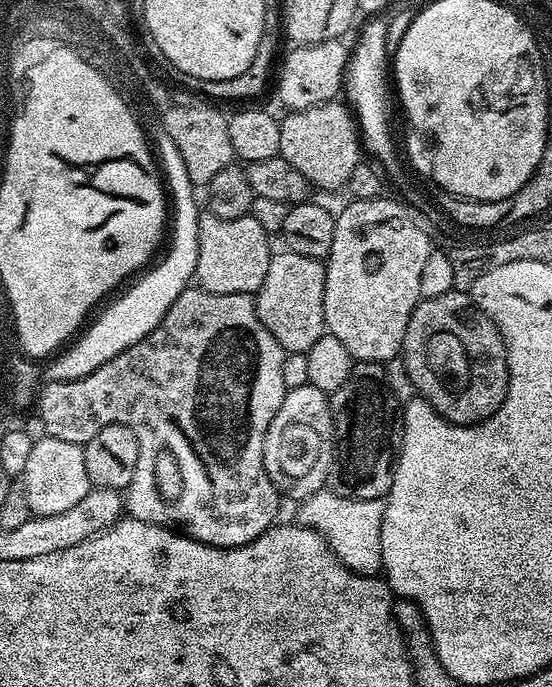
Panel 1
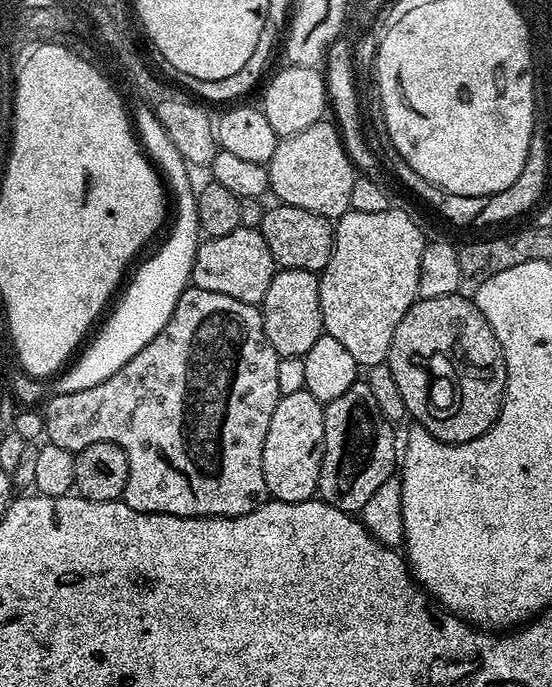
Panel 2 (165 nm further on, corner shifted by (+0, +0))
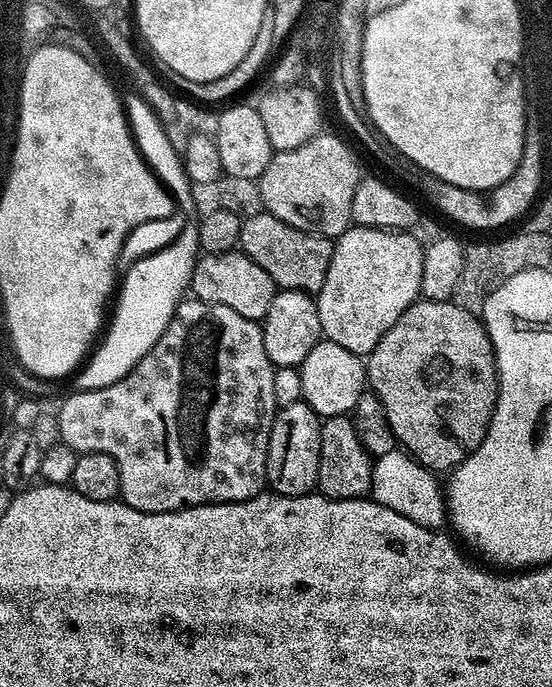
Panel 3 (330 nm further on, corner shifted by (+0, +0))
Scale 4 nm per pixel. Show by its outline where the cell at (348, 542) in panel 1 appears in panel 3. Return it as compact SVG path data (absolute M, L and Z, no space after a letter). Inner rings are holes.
M394 447L390 454L373 459L370 496L386 506L386 510L394 510L394 514L402 514L402 518L410 518L410 522L418 522L418 526L440 530L446 524L446 492L441 481L439 484L436 480L439 480L437 473L423 468L407 452Z

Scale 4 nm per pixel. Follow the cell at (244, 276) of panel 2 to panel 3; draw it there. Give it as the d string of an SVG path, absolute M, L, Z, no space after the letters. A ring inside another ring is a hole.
M239 250L201 255L192 271L190 292L195 299L218 306L230 306L230 310L242 314L242 318L247 320L263 321L277 291L276 283L272 281L270 274L266 274L266 270L258 266L258 262L254 262Z

